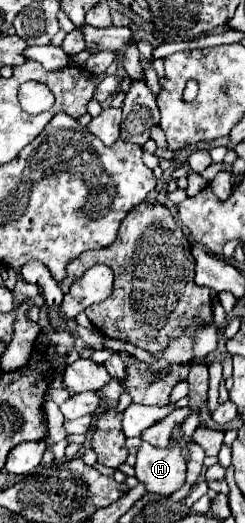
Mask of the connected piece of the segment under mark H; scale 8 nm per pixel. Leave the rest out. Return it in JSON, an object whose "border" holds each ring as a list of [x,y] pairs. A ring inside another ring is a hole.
{"border":[[[142,442],[134,470],[148,494],[170,498],[186,478],[186,448],[178,442],[170,442],[170,448],[152,448]]]}

